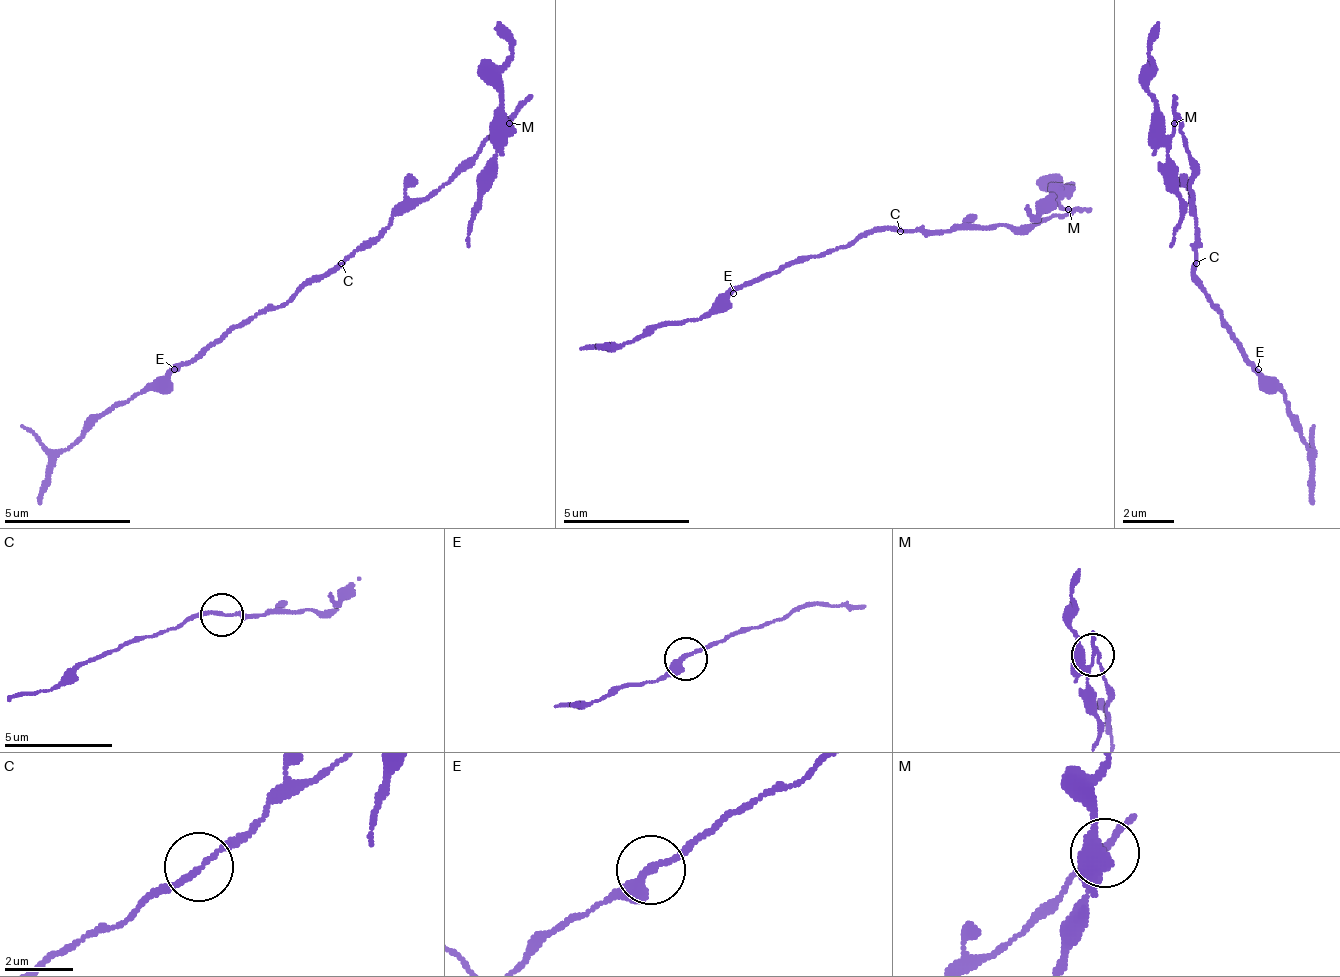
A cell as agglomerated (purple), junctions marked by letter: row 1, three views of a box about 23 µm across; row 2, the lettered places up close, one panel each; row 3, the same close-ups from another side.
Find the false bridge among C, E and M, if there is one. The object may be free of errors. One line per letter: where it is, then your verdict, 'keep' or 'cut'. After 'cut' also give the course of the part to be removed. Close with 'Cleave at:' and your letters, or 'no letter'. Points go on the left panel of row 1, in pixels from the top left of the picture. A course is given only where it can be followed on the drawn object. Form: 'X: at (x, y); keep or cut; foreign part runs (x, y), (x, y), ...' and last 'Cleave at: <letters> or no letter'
C: at (341, 263); keep
E: at (174, 369); keep
M: at (509, 123); cut; foreign part runs (511, 121), (498, 178), (473, 216), (466, 248)
Cleave at: M

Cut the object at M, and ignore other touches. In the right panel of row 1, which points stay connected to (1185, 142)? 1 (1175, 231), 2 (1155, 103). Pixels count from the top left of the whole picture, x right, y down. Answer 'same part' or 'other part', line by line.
1: other part
2: other part

